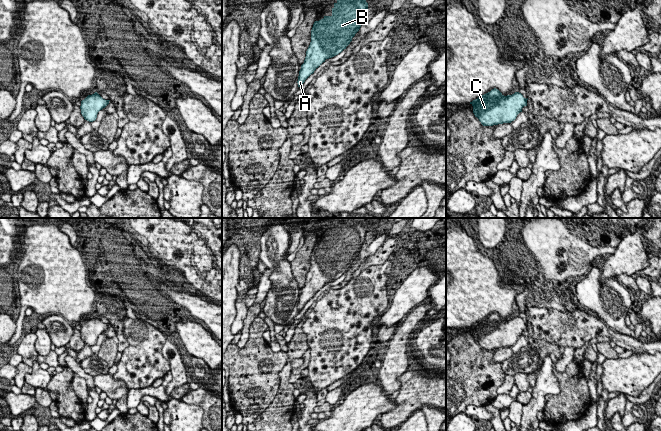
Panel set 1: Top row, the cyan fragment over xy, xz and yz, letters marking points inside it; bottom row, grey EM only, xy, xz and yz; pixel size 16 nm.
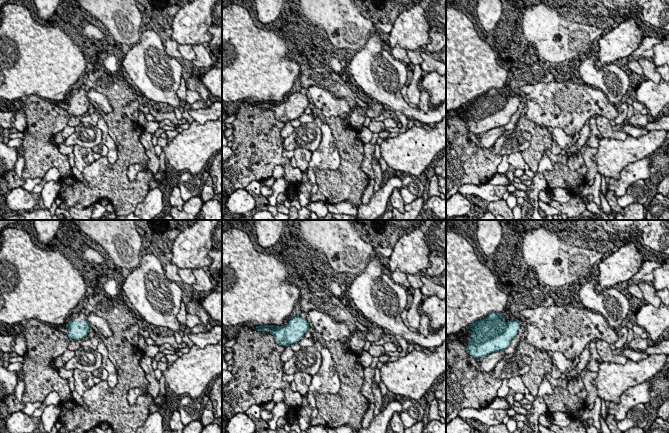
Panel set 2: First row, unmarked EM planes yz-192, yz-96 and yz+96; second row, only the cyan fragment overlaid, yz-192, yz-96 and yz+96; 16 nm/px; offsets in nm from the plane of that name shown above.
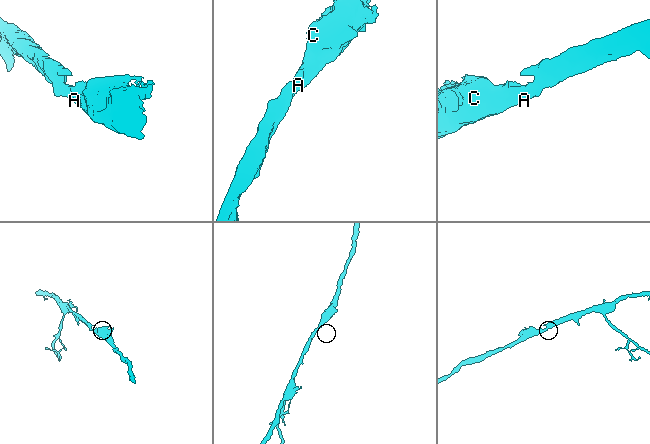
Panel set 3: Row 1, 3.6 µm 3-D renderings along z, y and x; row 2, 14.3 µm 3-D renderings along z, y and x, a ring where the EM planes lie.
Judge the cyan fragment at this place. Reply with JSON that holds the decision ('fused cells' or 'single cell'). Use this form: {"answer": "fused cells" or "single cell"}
{"answer": "single cell"}

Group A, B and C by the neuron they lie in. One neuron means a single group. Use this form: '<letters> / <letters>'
A B C

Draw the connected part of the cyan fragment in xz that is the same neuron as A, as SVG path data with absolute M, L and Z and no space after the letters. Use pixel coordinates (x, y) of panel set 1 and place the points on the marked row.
M337 0L331 16L315 21L311 30L311 42L298 76L298 87L326 59L341 53L359 31L367 17L366 0Z

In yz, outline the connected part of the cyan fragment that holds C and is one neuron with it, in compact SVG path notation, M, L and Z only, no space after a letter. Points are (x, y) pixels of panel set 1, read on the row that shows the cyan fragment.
M494 88L490 92L478 97L470 102L473 106L473 113L483 126L493 126L503 123L511 123L522 112L522 108L527 106L528 98L524 98L519 92L504 96L498 89Z

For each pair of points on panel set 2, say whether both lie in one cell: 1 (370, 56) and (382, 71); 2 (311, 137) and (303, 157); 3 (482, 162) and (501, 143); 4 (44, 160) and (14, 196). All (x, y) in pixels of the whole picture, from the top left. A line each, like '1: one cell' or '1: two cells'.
1: one cell
2: two cells
3: two cells
4: two cells

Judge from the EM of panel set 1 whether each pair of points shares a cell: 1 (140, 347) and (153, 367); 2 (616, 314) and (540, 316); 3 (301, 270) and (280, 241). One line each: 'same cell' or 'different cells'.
1: same cell
2: different cells
3: different cells

